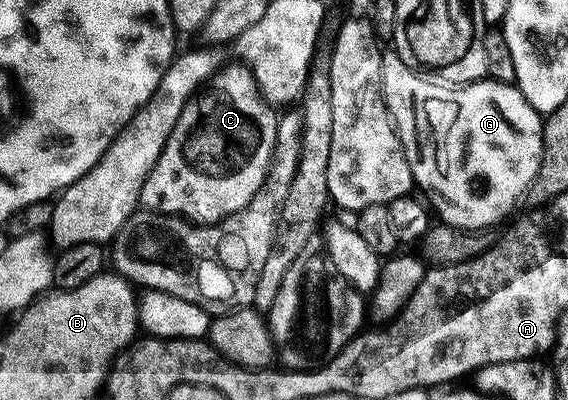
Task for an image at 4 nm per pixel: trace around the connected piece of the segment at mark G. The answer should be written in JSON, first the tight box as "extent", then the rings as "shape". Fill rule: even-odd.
{"extent":[382,52,544,232],"shape":[[[386,52],[382,56],[382,95],[386,97],[386,108],[406,151],[415,187],[426,193],[425,201],[437,217],[438,214],[442,217],[439,219],[445,225],[482,232],[487,229],[485,226],[505,223],[511,217],[510,209],[523,201],[540,168],[544,121],[543,115],[528,104],[517,85],[493,80],[443,84],[404,64],[398,54]]]}

